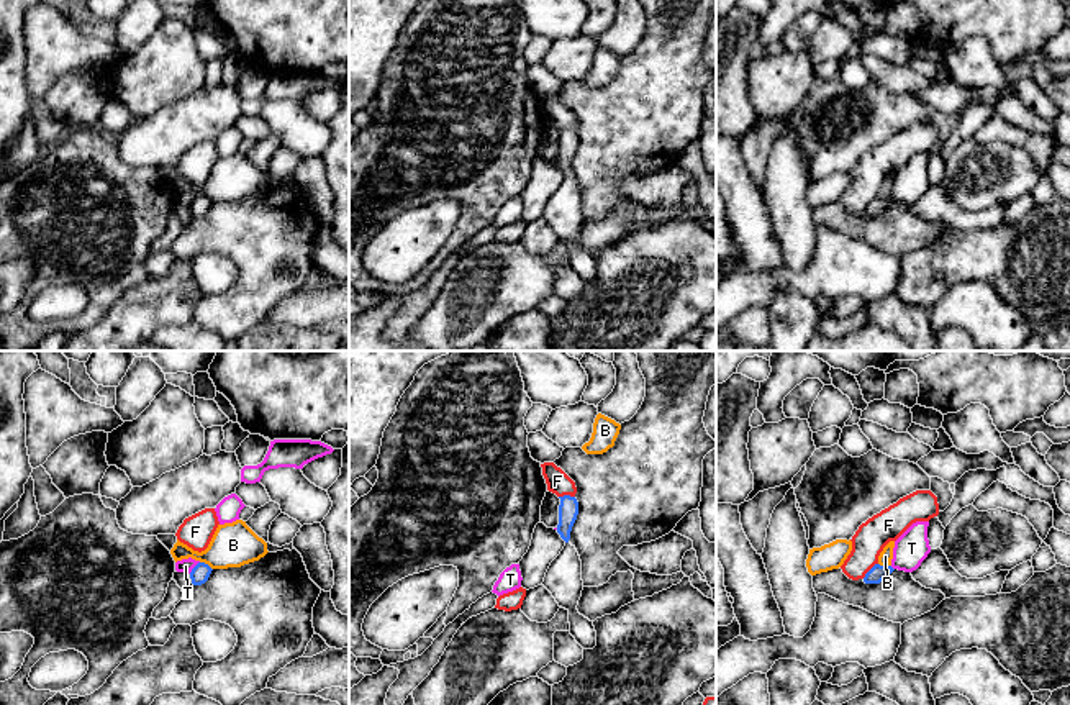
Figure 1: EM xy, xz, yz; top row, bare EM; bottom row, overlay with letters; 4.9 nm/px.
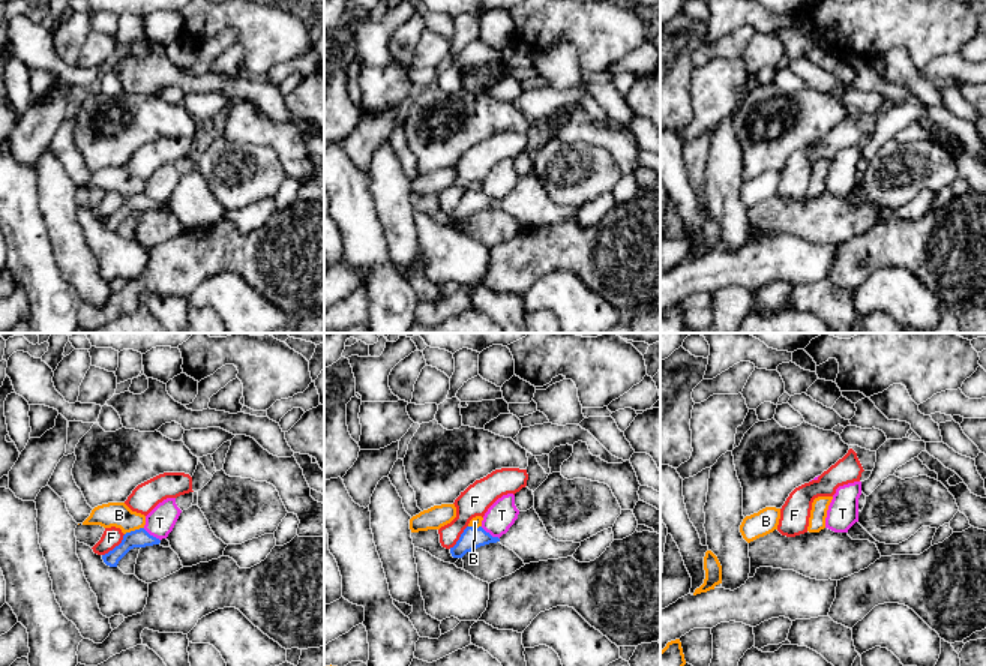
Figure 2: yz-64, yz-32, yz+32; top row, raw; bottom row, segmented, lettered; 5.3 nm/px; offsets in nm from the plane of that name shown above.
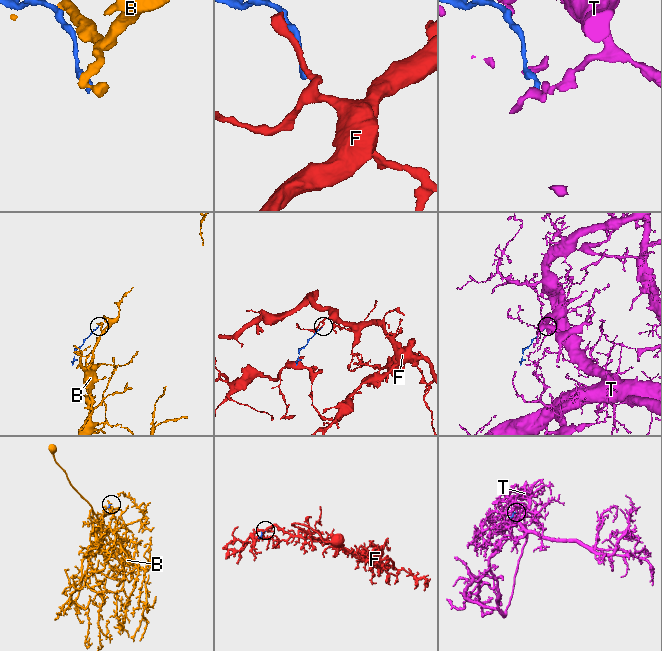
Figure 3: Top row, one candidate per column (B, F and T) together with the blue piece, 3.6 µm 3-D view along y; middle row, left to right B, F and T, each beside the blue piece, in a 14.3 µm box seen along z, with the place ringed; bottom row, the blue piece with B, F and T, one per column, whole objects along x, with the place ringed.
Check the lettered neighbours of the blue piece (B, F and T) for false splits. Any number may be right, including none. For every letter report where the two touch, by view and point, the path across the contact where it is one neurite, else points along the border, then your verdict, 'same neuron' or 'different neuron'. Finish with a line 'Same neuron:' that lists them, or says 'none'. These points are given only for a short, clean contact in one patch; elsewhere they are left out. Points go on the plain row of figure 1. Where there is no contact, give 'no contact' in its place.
B: contact xy (207, 197); border xy (200, 194), (212, 202); different neuron
F: contact yz (869, 204); different neuron
T: contact xy (194, 200); border xy (199, 194), (189, 205); different neuron
Same neuron: none

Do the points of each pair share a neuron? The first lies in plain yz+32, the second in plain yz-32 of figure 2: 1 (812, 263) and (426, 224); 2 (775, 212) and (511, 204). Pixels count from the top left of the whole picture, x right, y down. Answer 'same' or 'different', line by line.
1: same
2: different

